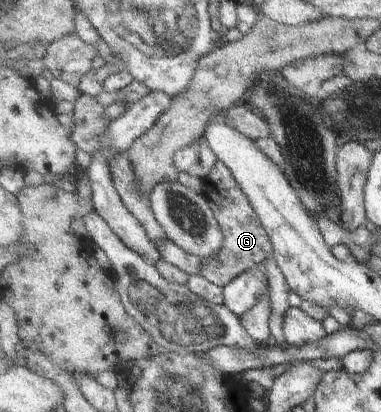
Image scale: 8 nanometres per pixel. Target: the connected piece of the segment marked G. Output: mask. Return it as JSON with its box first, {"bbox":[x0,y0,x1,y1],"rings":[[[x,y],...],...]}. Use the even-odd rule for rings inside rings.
{"bbox":[200,161,274,287],"rings":[[[218,161],[209,176],[201,180],[200,194],[205,200],[210,202],[213,214],[218,217],[220,226],[226,237],[221,252],[215,254],[213,258],[203,258],[203,270],[201,275],[207,277],[211,282],[224,287],[240,274],[245,274],[247,270],[254,269],[259,262],[267,262],[267,258],[274,258],[274,243],[271,235],[267,234],[266,226],[263,226],[259,218],[258,211],[251,204],[250,198],[247,198],[242,187],[239,186],[238,179],[225,166],[223,162]]]}

